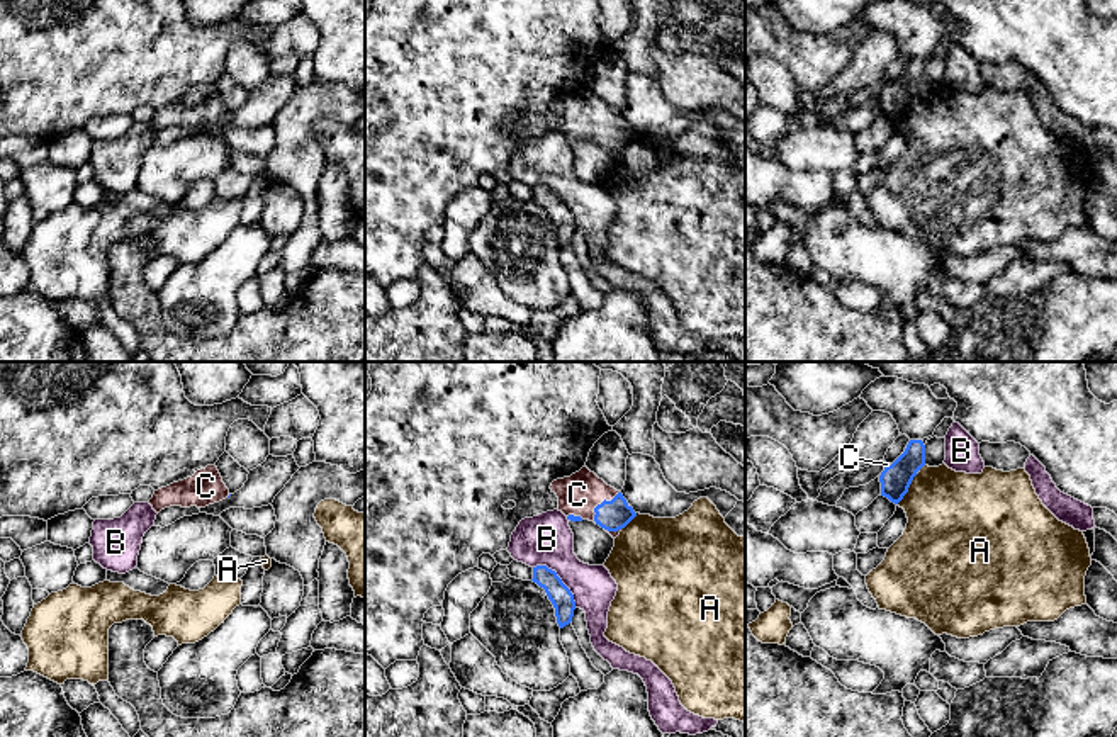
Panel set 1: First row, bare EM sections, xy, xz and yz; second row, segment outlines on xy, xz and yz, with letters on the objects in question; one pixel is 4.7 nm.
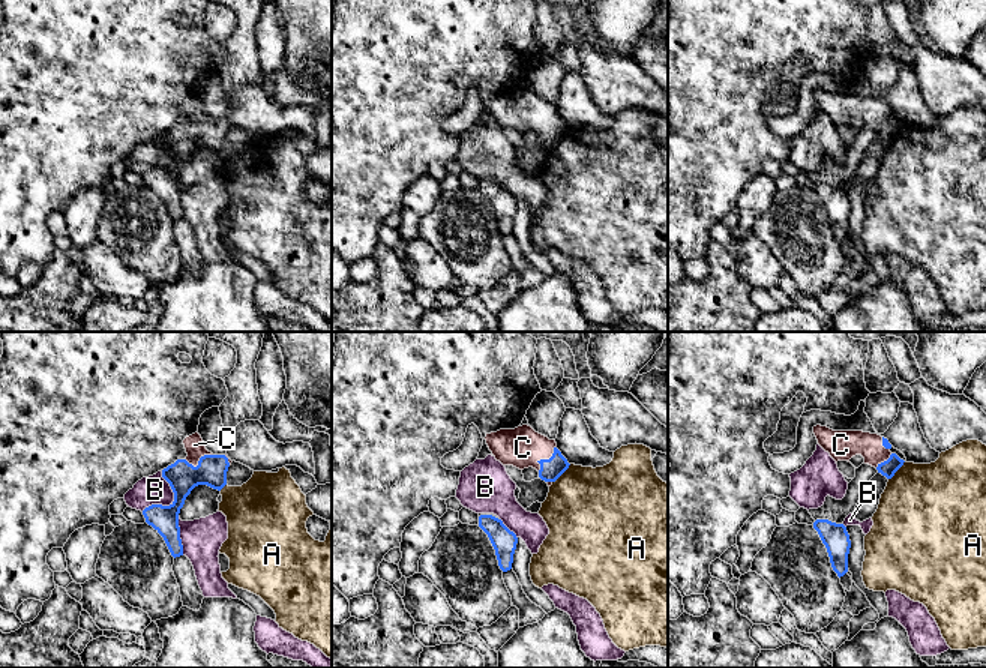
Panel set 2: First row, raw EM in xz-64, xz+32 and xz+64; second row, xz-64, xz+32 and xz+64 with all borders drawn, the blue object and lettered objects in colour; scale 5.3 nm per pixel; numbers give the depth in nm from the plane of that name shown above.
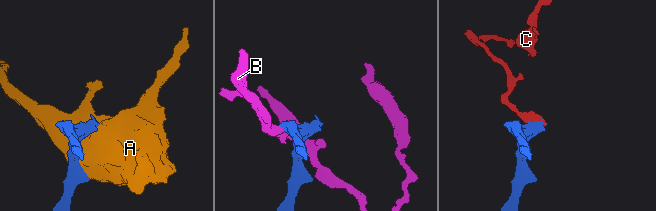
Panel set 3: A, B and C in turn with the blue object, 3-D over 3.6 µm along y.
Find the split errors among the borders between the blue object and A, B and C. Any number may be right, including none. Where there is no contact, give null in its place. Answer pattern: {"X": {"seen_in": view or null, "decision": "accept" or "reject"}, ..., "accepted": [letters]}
{"A": {"seen_in": "yz", "decision": "reject"}, "B": {"seen_in": "xz", "decision": "reject"}, "C": {"seen_in": "xz", "decision": "accept"}, "accepted": ["C"]}

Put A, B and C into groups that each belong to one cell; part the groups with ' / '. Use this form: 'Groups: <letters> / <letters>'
Groups: A / B / C

